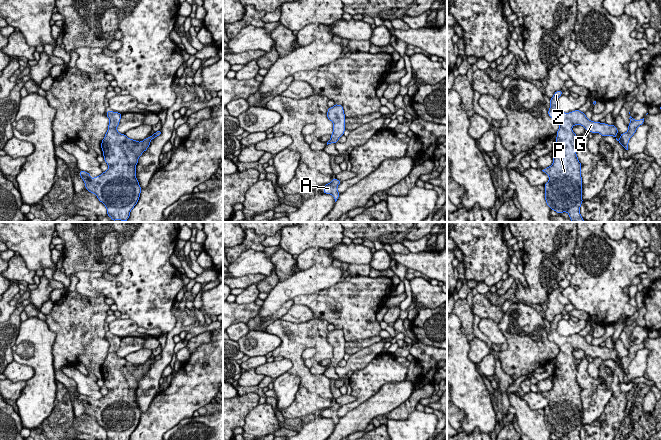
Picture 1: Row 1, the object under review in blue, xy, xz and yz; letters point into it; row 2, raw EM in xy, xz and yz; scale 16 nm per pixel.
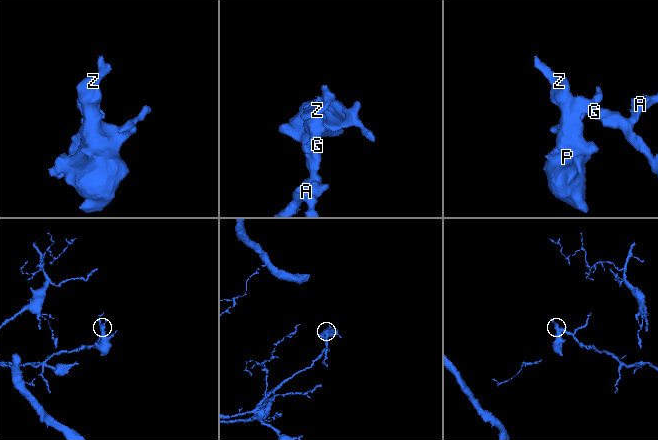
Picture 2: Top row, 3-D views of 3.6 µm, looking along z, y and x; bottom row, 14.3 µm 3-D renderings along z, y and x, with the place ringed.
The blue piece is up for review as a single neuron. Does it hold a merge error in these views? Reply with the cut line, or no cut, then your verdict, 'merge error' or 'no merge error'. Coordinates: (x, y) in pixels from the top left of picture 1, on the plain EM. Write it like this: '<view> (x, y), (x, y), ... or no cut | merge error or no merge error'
no cut | no merge error

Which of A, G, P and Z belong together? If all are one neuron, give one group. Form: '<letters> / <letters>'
A G P Z

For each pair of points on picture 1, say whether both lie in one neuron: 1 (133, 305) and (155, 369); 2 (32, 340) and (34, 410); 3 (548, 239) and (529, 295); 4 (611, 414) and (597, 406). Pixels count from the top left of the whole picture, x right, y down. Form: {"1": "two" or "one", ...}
{"1": "two", "2": "one", "3": "one", "4": "two"}

